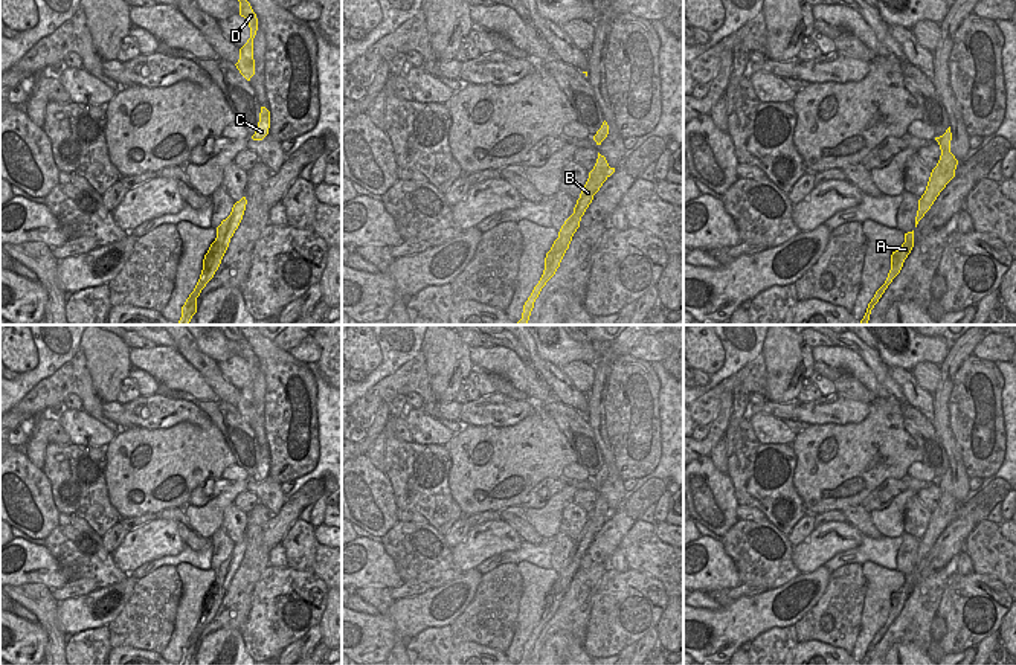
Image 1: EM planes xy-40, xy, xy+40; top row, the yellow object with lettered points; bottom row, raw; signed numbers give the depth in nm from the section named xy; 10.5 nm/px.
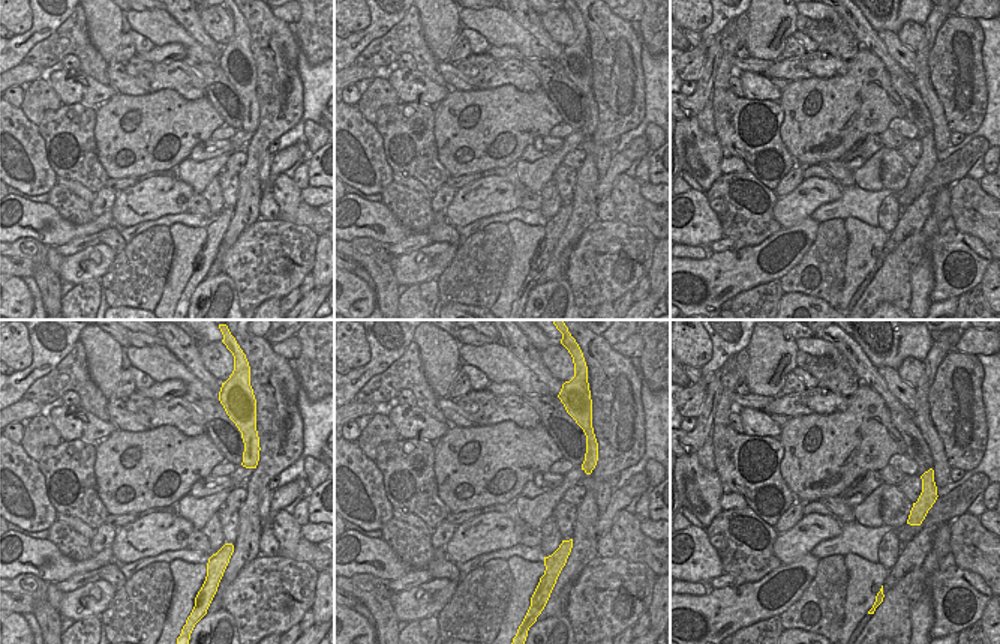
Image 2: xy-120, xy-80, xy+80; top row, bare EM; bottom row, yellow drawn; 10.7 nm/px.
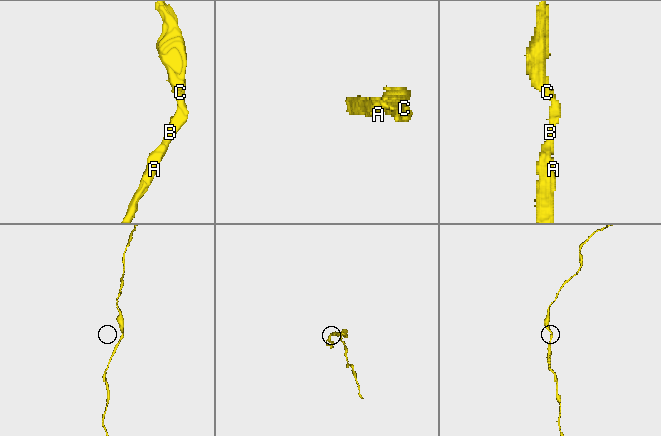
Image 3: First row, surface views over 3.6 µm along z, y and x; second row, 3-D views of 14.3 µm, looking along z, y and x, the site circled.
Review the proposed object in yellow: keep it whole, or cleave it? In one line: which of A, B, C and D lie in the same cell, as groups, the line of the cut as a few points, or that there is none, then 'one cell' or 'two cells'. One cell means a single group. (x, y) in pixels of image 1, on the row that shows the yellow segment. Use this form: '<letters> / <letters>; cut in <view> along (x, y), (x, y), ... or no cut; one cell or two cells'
A B C D; no cut; one cell

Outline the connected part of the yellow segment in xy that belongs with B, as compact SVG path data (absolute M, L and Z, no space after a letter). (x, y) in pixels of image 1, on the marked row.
M598 153L596 163L593 169L589 172L589 178L580 194L580 198L577 200L574 214L564 221L564 224L558 232L558 238L554 241L551 250L546 253L543 275L539 284L534 287L531 296L525 302L522 319L516 325L528 325L531 311L534 308L534 302L539 297L542 288L546 285L546 282L555 275L557 268L560 267L560 262L572 241L572 236L580 227L581 217L584 215L586 209L592 203L593 195L600 191L603 183L613 172L615 172L615 168L610 168L606 157Z

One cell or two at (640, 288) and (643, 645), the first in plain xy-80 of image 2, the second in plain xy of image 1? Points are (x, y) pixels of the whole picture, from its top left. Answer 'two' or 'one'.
one

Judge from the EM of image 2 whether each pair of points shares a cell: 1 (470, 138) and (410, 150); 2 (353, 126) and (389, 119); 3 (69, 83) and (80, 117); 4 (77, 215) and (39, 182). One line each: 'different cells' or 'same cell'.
1: different cells
2: different cells
3: different cells
4: different cells

